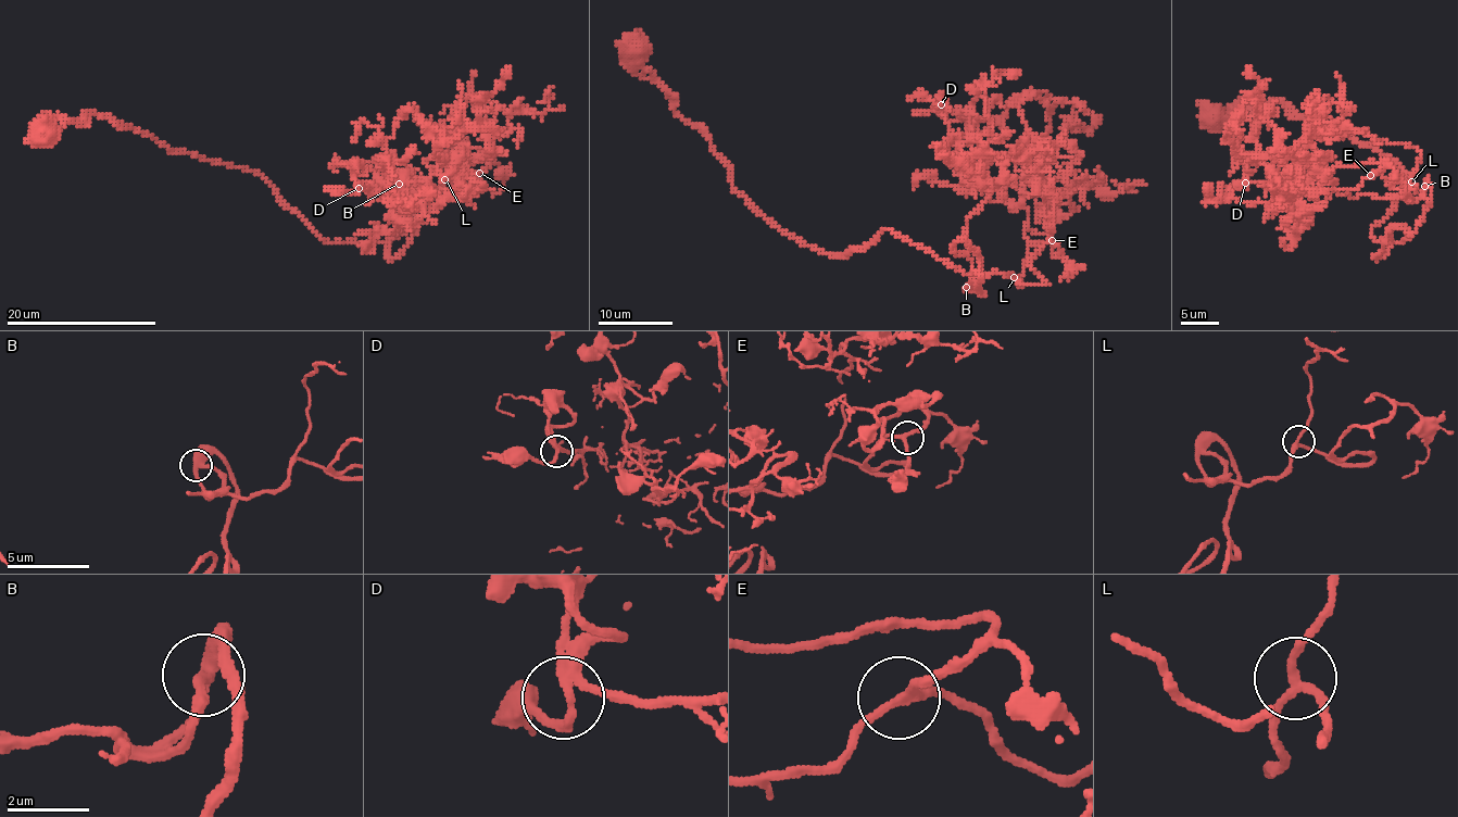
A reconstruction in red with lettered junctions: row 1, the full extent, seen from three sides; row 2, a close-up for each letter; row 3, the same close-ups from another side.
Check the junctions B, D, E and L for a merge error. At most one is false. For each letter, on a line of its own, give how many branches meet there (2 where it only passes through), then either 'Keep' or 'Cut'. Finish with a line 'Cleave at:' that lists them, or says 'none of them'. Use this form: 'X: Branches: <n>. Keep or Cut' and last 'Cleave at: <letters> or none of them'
B: Branches: 3. Keep
D: Branches: 3. Keep
E: Branches: 3. Keep
L: Branches: 3. Keep
Cleave at: none of them

